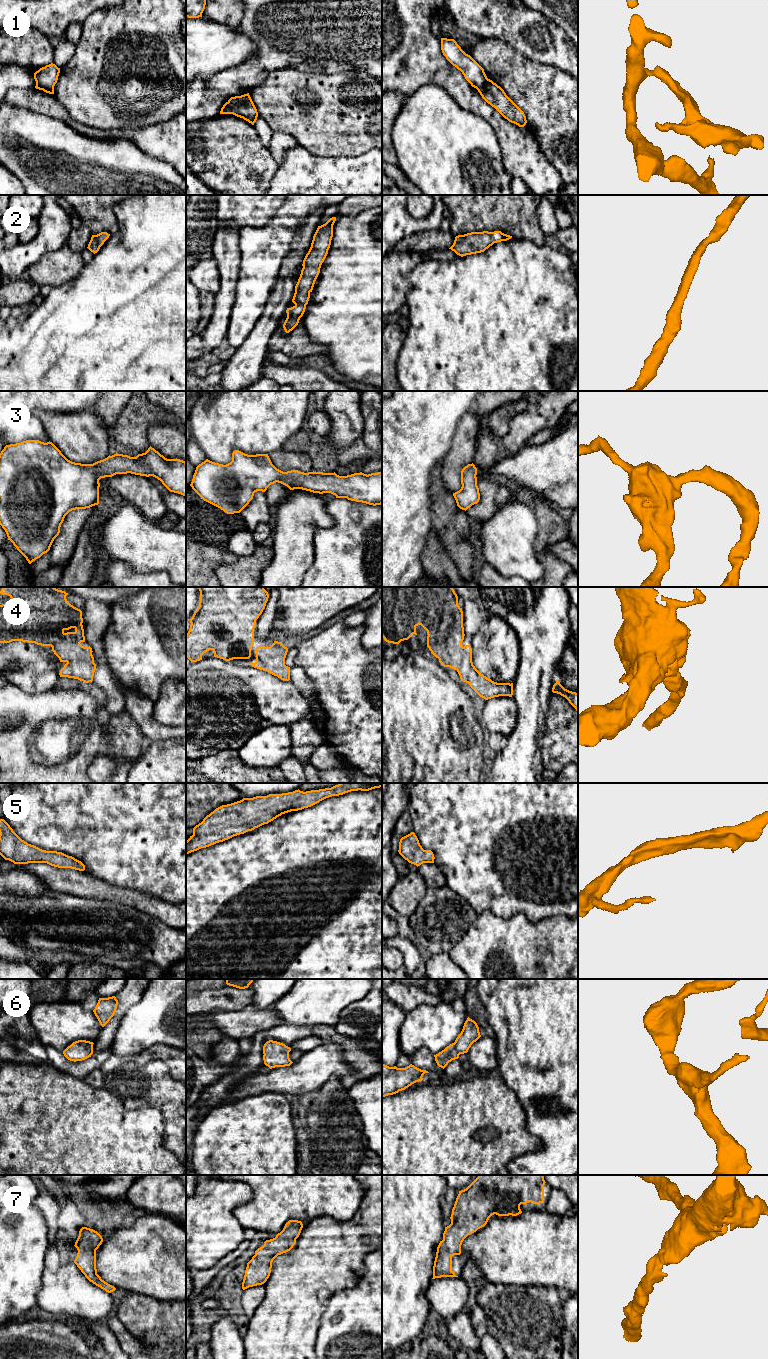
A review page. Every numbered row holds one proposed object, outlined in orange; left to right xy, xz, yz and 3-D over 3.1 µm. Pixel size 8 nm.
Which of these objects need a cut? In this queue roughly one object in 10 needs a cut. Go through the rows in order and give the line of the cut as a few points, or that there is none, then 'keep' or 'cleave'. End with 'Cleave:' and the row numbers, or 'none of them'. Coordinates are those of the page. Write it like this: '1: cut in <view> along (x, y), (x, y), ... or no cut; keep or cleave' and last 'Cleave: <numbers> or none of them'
1: cut in xy along (36, 83), (44, 87), (53, 88); cleave
2: no cut; keep
3: no cut; keep
4: no cut; keep
5: no cut; keep
6: no cut; keep
7: no cut; keep
Cleave: 1

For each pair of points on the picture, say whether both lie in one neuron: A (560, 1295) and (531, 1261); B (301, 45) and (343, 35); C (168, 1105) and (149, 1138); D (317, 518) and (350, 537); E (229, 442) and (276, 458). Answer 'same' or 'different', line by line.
A: different
B: same
C: different
D: different
E: different

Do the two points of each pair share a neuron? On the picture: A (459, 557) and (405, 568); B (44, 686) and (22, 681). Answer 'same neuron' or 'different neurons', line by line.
A: different neurons
B: same neuron

